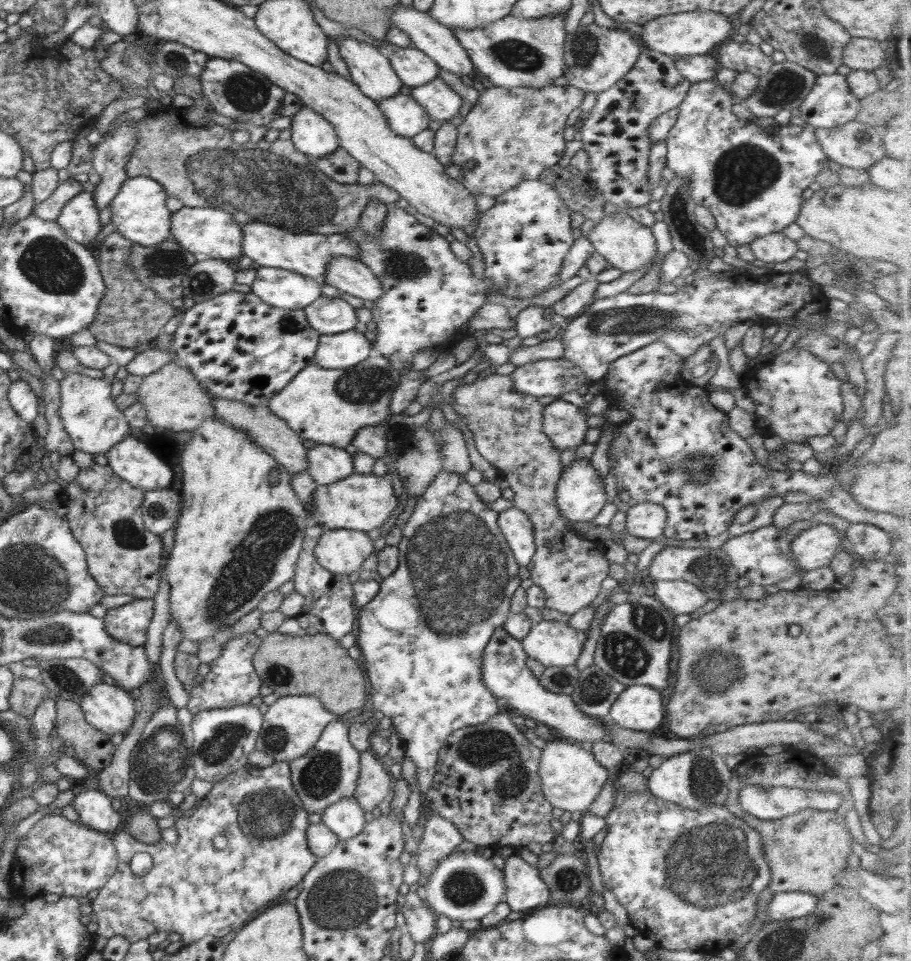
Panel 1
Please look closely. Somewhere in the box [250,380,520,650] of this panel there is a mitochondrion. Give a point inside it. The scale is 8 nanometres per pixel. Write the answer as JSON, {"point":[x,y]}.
{"point":[443,446]}

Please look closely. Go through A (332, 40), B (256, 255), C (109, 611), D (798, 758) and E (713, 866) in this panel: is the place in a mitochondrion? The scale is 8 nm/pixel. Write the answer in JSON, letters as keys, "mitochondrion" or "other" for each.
{"A":"other","B":"other","C":"other","D":"other","E":"mitochondrion"}

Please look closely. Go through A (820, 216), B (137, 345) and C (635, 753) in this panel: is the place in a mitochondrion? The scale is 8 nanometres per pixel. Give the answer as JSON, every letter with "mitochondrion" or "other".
{"A":"other","B":"other","C":"other"}

